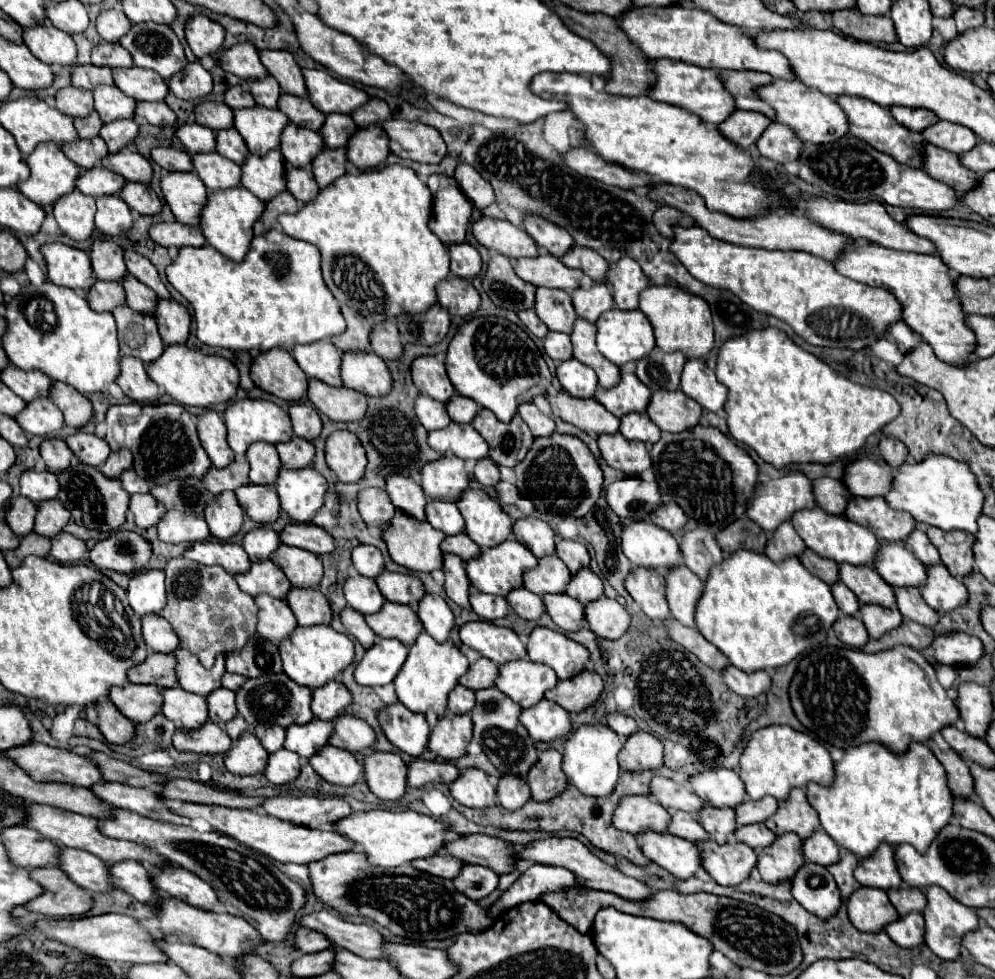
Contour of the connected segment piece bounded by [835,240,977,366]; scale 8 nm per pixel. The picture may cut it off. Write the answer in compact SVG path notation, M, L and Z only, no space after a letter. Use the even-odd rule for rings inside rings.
M853 240L851 248L835 262L835 268L843 276L863 282L867 286L885 288L903 304L903 322L917 332L931 348L939 360L953 366L967 366L975 354L977 338L975 332L965 324L965 312L955 290L955 278L949 274L949 266L943 264L939 256L897 252L877 246L873 242Z

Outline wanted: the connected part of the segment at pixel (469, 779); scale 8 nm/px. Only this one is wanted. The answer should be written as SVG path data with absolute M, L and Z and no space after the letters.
M465 768L459 772L459 778L449 784L451 796L469 808L487 808L497 804L495 784L489 782L489 776L479 768Z

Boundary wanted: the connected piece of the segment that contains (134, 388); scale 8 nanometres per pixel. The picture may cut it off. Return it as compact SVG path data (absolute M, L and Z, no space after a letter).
M121 356L119 364L121 364L121 370L115 382L133 402L155 402L159 398L159 386L151 382L151 378L147 376L145 364L141 360Z

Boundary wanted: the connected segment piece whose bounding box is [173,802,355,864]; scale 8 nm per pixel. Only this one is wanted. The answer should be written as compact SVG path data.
M181 804L181 810L175 808L173 812L181 812L181 816L187 818L203 818L207 820L213 830L223 832L231 838L235 838L237 842L251 846L253 850L277 860L277 862L291 862L291 864L311 864L317 860L323 860L329 854L337 854L337 852L349 852L355 848L355 844L351 844L351 840L347 840L345 836L339 836L339 832L335 832L333 828L325 828L325 830L315 830L315 828L303 828L297 824L287 824L285 820L275 820L273 816L267 816L265 812L255 812L255 810L245 810L245 808L225 808L225 806L205 806L205 804Z

